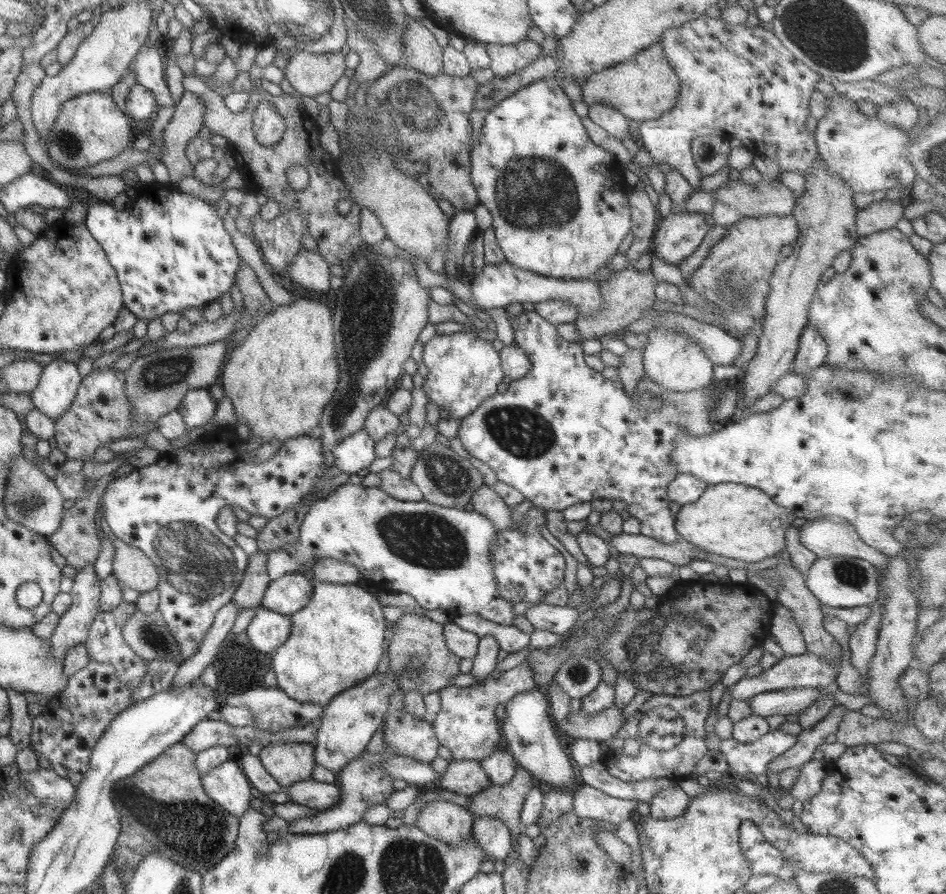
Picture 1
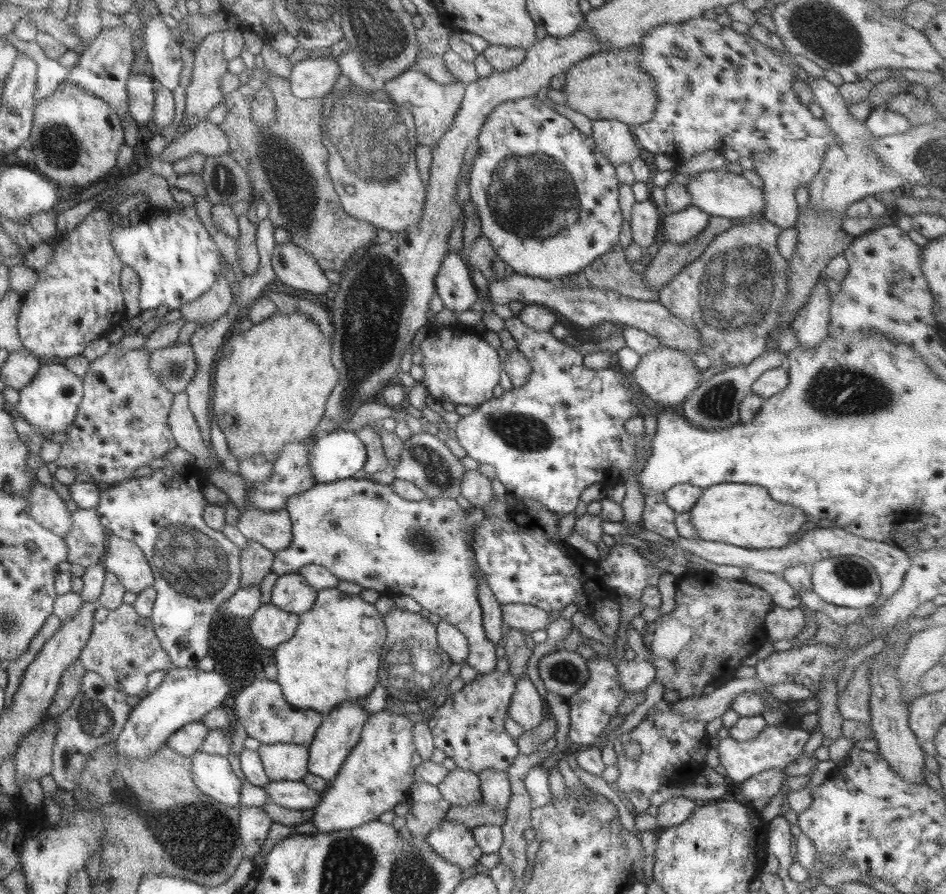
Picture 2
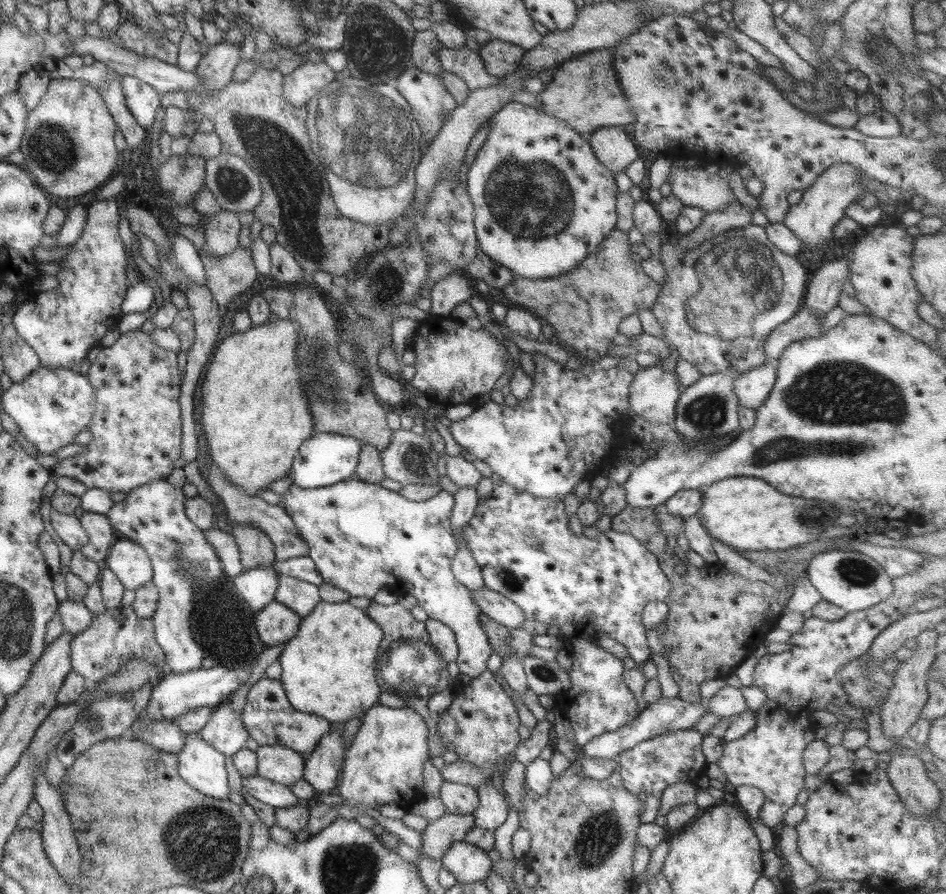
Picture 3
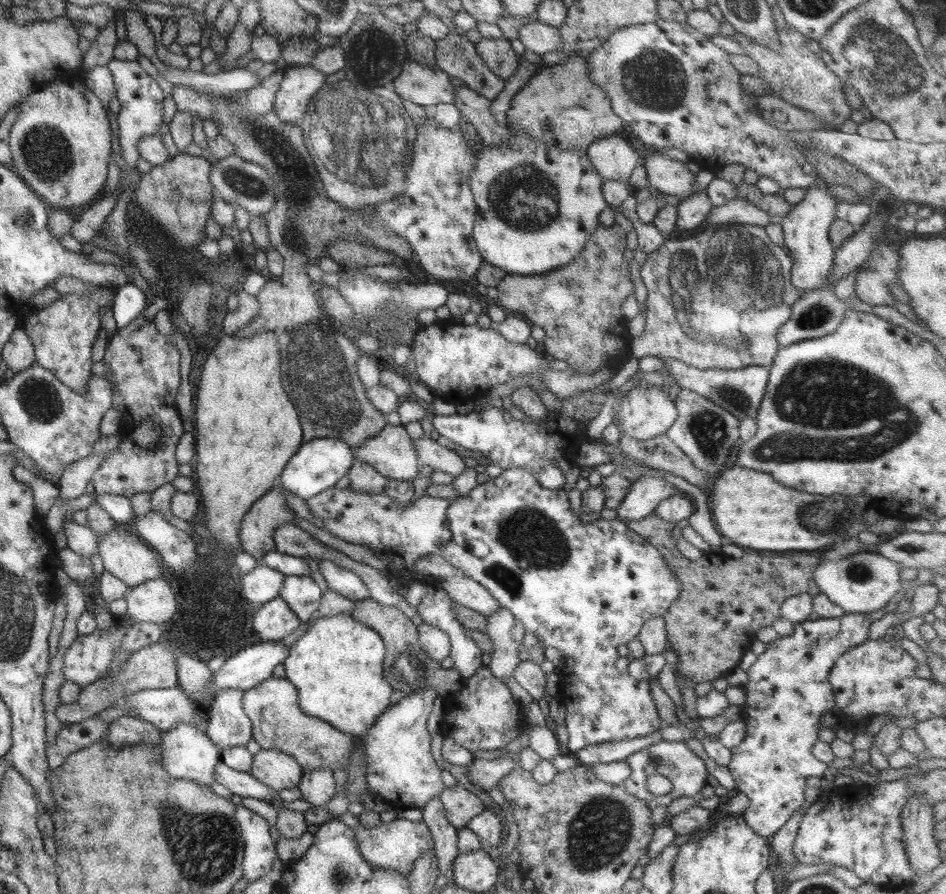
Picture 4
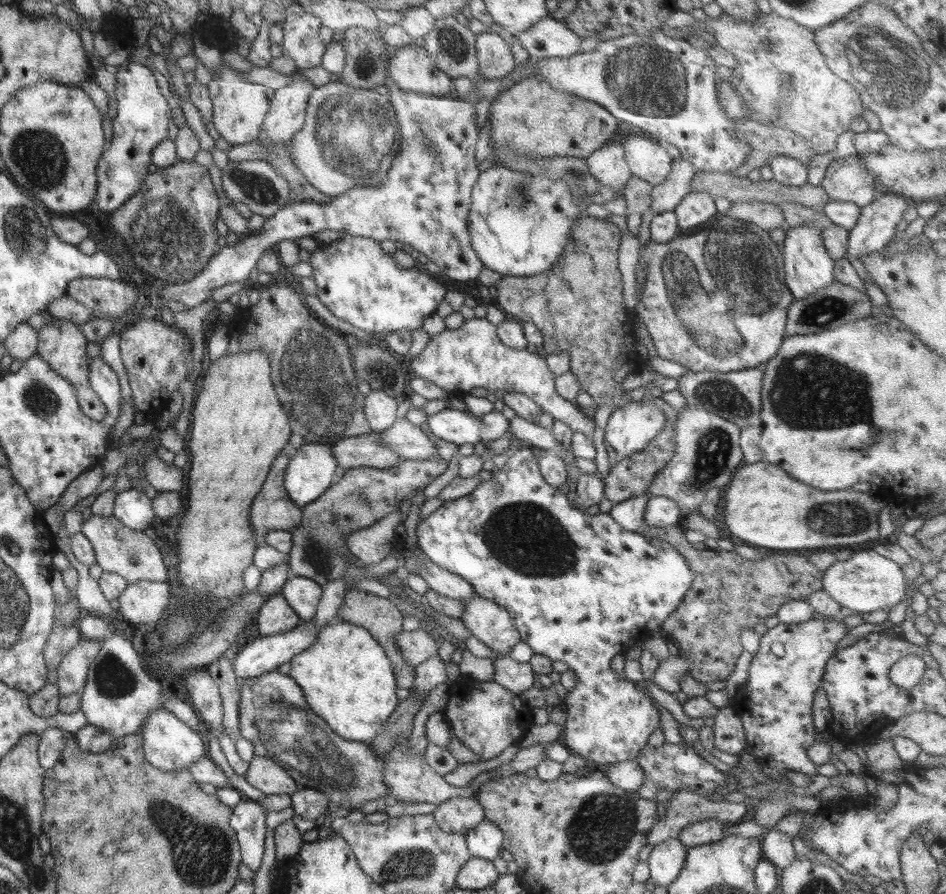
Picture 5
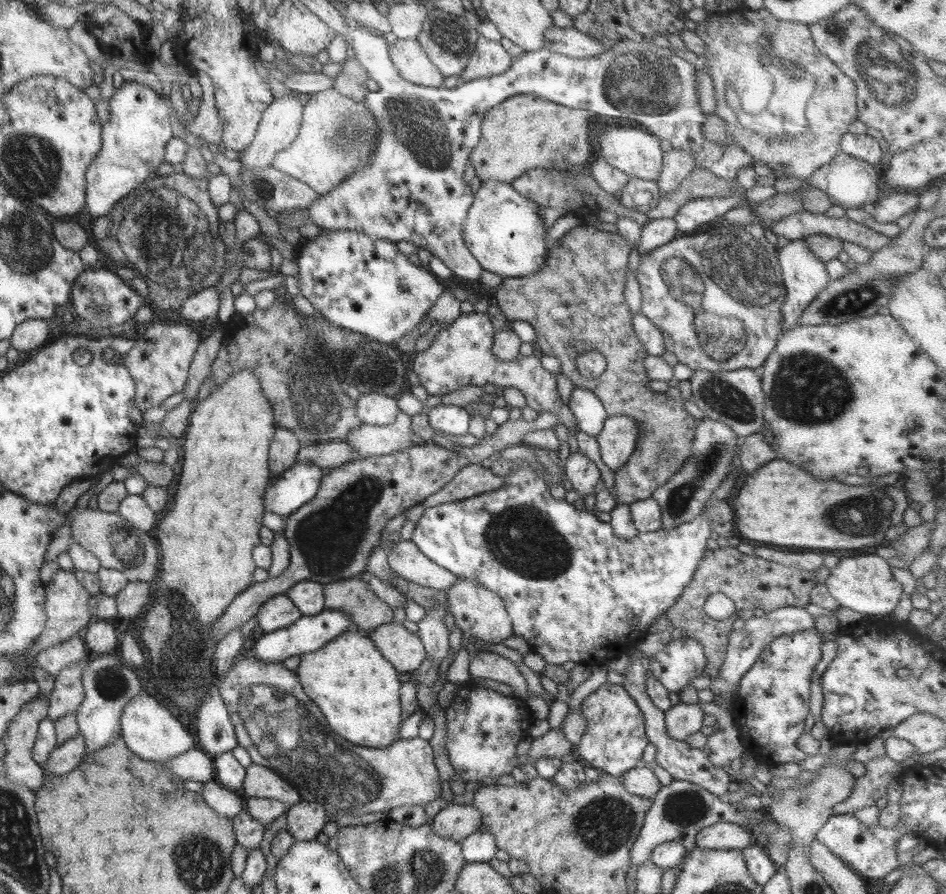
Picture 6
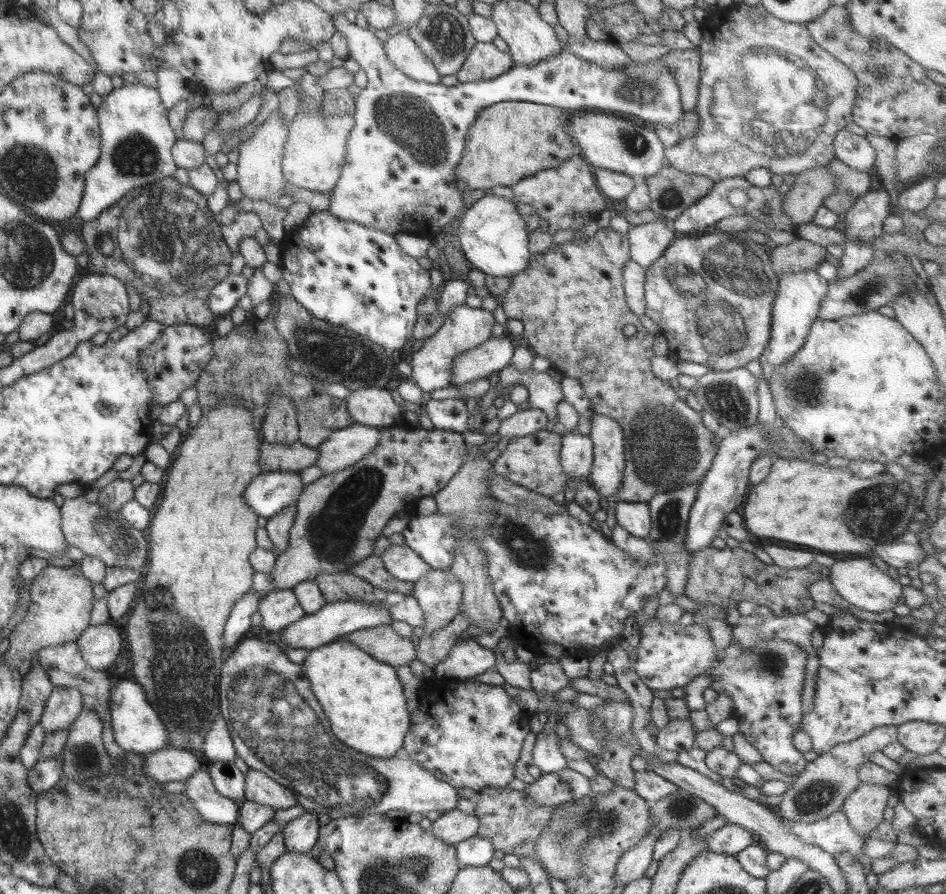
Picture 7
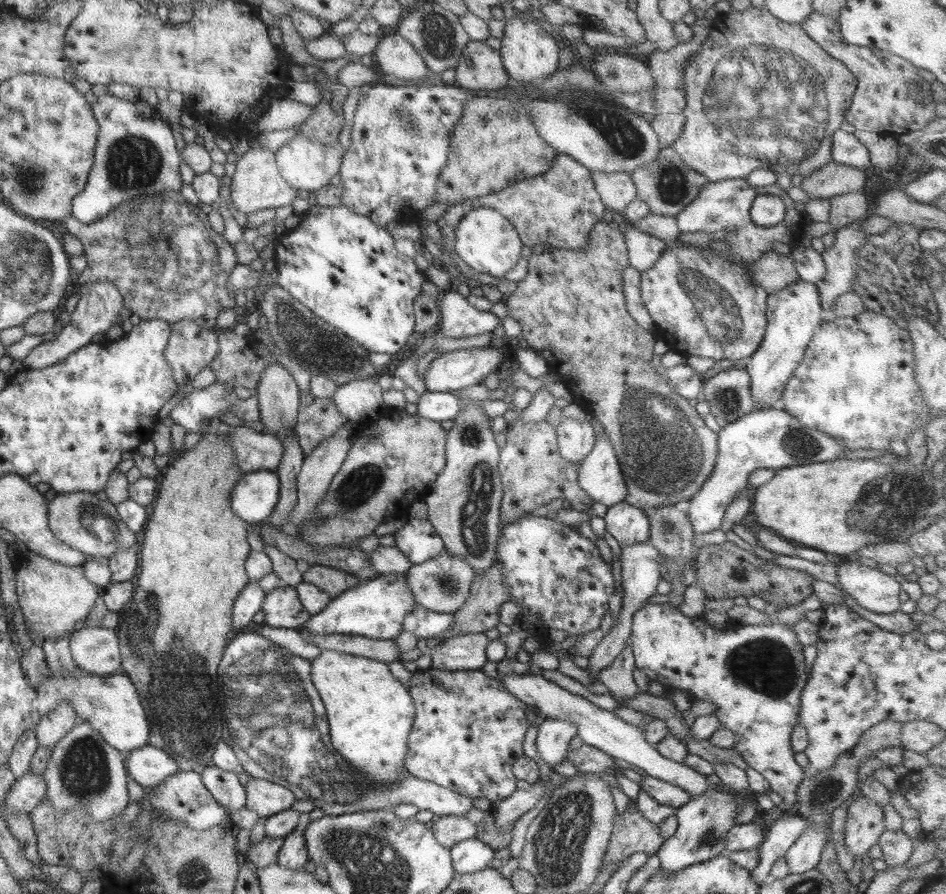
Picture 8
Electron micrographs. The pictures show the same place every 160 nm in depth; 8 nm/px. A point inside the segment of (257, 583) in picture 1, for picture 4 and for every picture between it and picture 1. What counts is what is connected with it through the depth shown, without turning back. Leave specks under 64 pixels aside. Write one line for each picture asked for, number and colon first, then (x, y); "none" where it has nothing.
2: (256, 561)
3: (256, 549)
4: (258, 526)

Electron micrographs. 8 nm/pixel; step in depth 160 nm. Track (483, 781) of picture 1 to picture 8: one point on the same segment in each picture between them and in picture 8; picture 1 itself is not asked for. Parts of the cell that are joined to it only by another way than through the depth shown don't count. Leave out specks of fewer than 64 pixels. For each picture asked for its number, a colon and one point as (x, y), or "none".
2: (461, 787)
3: (457, 798)
4: (460, 805)
5: (461, 814)
6: (455, 822)
7: (453, 827)
8: (449, 831)

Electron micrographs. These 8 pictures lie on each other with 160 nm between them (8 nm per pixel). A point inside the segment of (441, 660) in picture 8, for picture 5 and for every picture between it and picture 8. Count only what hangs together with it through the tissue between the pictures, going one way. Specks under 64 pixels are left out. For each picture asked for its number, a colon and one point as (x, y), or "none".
5: (517, 677)
6: (483, 664)
7: (467, 659)

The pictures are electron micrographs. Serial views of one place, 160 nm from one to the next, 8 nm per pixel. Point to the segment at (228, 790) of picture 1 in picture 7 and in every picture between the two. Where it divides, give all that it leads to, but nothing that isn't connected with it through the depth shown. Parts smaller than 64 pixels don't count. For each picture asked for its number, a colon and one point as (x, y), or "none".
2: (212, 774)
3: (199, 764)
4: (187, 753)
5: (170, 744)
6: (150, 730)
7: (137, 727)

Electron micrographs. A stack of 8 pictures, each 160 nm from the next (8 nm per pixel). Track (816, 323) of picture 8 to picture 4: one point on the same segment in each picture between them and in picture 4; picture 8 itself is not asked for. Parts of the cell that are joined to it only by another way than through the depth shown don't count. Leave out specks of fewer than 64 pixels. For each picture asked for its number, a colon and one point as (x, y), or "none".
4: (806, 227)
5: (808, 268)
6: (805, 276)
7: (796, 307)

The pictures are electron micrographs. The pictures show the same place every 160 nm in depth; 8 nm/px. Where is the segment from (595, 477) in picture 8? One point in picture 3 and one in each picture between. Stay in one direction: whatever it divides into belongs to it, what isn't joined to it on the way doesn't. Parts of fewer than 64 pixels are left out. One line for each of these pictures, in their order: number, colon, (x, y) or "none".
3: (654, 394)
4: (646, 412)
5: (630, 428)
6: (617, 439)
7: (607, 435)

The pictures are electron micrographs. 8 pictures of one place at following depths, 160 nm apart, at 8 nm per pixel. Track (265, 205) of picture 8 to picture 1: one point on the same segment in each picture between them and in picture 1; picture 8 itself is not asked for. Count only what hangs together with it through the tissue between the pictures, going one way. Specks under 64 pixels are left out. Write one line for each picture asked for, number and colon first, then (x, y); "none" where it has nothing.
1: (310, 74)
2: (312, 78)
3: (306, 81)
4: (299, 84)
5: (285, 118)
6: (280, 123)
7: (260, 176)

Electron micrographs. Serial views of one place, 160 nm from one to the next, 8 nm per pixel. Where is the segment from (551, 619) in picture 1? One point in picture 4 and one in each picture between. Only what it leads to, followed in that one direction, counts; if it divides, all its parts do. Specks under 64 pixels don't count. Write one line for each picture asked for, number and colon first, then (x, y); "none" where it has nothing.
2: (520, 617)
3: (493, 604)
4: (463, 590)

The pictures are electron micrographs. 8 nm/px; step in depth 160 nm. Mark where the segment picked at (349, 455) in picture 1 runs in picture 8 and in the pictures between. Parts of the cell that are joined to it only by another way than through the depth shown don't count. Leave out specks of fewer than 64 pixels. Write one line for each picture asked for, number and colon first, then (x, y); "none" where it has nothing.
2: (337, 455)
3: (327, 458)
4: (319, 463)
5: (311, 471)
6: (284, 495)
7: (267, 494)
8: (254, 497)

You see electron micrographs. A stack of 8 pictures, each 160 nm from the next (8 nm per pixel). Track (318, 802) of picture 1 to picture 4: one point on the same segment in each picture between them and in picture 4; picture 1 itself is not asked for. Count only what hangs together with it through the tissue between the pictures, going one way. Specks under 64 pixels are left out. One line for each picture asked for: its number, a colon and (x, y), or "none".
2: (296, 795)
3: (276, 795)
4: (244, 784)

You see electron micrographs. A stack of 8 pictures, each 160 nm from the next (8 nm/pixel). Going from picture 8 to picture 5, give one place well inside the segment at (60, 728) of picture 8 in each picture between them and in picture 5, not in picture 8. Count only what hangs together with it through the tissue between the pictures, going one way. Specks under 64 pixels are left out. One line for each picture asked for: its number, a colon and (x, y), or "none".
5: (72, 672)
6: (67, 695)
7: (65, 704)

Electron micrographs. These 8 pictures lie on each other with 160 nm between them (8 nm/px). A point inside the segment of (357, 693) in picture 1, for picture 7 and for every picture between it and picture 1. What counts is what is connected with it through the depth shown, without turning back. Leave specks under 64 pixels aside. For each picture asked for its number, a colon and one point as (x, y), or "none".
2: (340, 731)
3: (322, 769)
4: (318, 787)
5: (309, 804)
6: (305, 821)
7: (300, 835)

